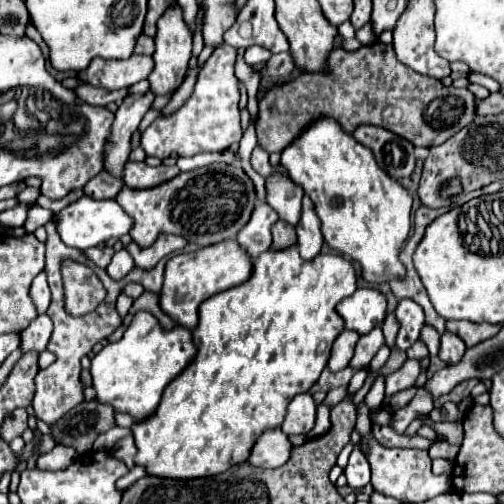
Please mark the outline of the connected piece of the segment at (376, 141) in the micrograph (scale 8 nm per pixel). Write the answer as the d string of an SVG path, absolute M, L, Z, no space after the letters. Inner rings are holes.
M360 125L352 137L374 153L380 169L392 179L406 179L412 175L416 159L410 141L374 125Z

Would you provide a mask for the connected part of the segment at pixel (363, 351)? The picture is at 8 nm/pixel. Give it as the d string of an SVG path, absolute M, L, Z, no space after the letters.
M376 327L374 333L368 333L364 337L358 339L358 345L356 345L356 351L354 351L354 357L350 361L352 367L368 367L372 357L376 355L376 351L384 345L384 335L382 335L382 329Z

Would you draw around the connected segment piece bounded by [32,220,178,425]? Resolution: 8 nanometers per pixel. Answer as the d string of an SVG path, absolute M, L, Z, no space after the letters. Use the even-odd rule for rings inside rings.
M50 220L47 223L47 248L46 248L46 256L45 256L45 268L44 271L48 273L48 283L50 283L50 289L52 289L52 303L50 303L50 307L48 307L48 315L50 315L50 319L54 321L54 331L52 331L52 337L50 337L50 343L48 343L48 351L52 351L52 353L56 353L58 355L58 359L50 365L50 367L46 367L46 369L42 369L38 375L36 375L36 395L34 395L34 401L32 401L32 407L34 407L34 411L36 411L36 417L38 419L42 419L46 425L54 425L60 417L64 417L74 405L80 405L82 401L84 401L84 385L82 385L82 381L80 381L80 371L82 371L82 365L80 365L80 359L82 357L86 357L90 351L92 351L92 347L100 341L100 339L104 339L104 337L108 337L110 333L114 333L118 327L120 327L120 323L122 323L122 317L118 315L118 311L116 311L116 299L118 299L118 295L120 295L120 291L122 291L122 287L126 285L126 283L130 283L130 281L136 281L136 283L142 283L144 285L144 289L152 289L154 293L158 293L160 289L162 289L162 283L164 283L164 267L166 267L166 263L174 257L174 255L178 255L178 253L172 253L172 255L166 255L162 261L158 261L158 265L154 267L154 269L138 269L138 267L134 267L124 279L120 279L120 281L114 281L104 269L100 269L100 267L94 267L94 263L92 261L88 261L86 257L84 257L84 253L80 251L80 249L75 249L72 247L68 247L62 243L60 236L56 233L56 223ZM64 259L70 259L70 261L78 261L78 263L86 263L88 261L88 265L94 269L94 273L100 277L100 281L104 283L104 287L106 287L106 299L102 301L102 305L98 307L98 309L94 309L92 313L86 313L86 315L82 315L82 317L72 317L70 313L66 313L66 309L64 309L64 285L62 285L62 261Z

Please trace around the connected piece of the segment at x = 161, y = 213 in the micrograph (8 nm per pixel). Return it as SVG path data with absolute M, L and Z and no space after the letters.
M214 163L180 173L150 189L130 189L128 185L122 185L122 193L118 193L116 201L132 217L134 225L130 229L130 237L140 247L150 247L160 233L178 233L188 241L206 247L236 237L252 215L256 193L252 181L238 165Z

